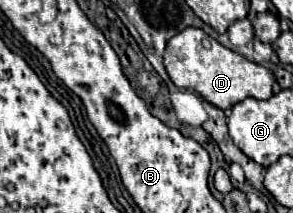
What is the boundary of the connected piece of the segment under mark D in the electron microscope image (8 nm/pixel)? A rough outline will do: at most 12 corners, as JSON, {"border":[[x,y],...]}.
{"border":[[187,27],[167,41],[179,89],[219,109],[273,95],[273,73]]}

